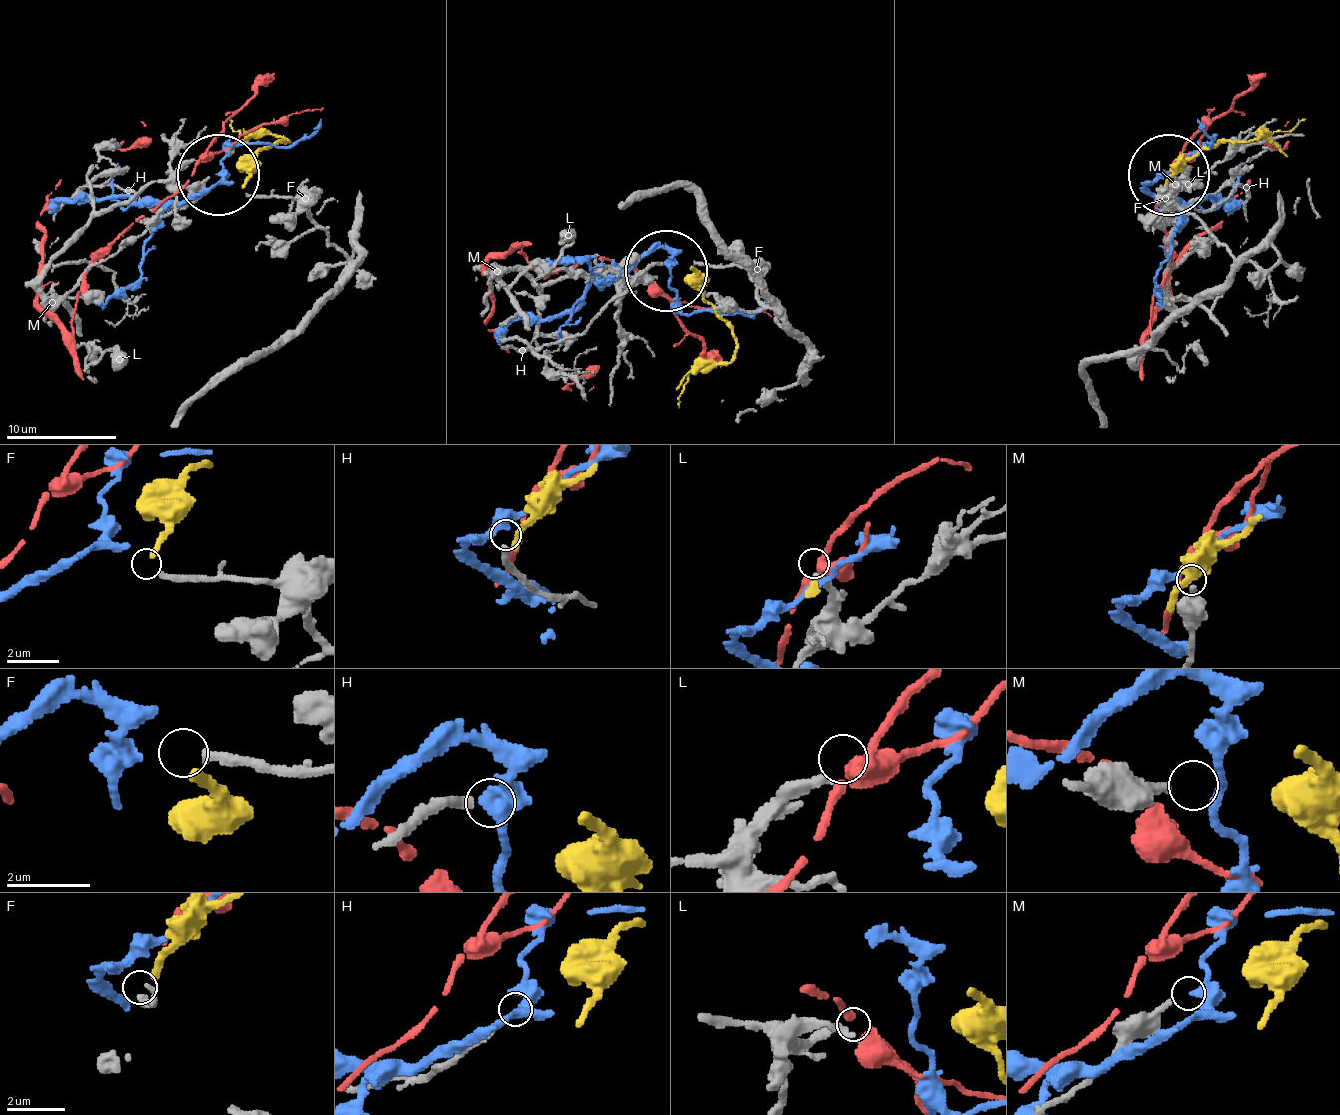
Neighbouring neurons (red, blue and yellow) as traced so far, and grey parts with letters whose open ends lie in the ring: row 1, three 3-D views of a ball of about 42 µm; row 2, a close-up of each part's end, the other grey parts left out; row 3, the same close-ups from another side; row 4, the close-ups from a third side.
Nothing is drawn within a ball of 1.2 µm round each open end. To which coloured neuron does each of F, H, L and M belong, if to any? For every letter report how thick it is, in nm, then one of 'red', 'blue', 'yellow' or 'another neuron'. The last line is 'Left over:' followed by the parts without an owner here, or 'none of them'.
F: 240 nm | yellow
H: 220 nm | another neuron
L: 240 nm | another neuron
M: 280 nm | another neuron
Left over: H, L, M

